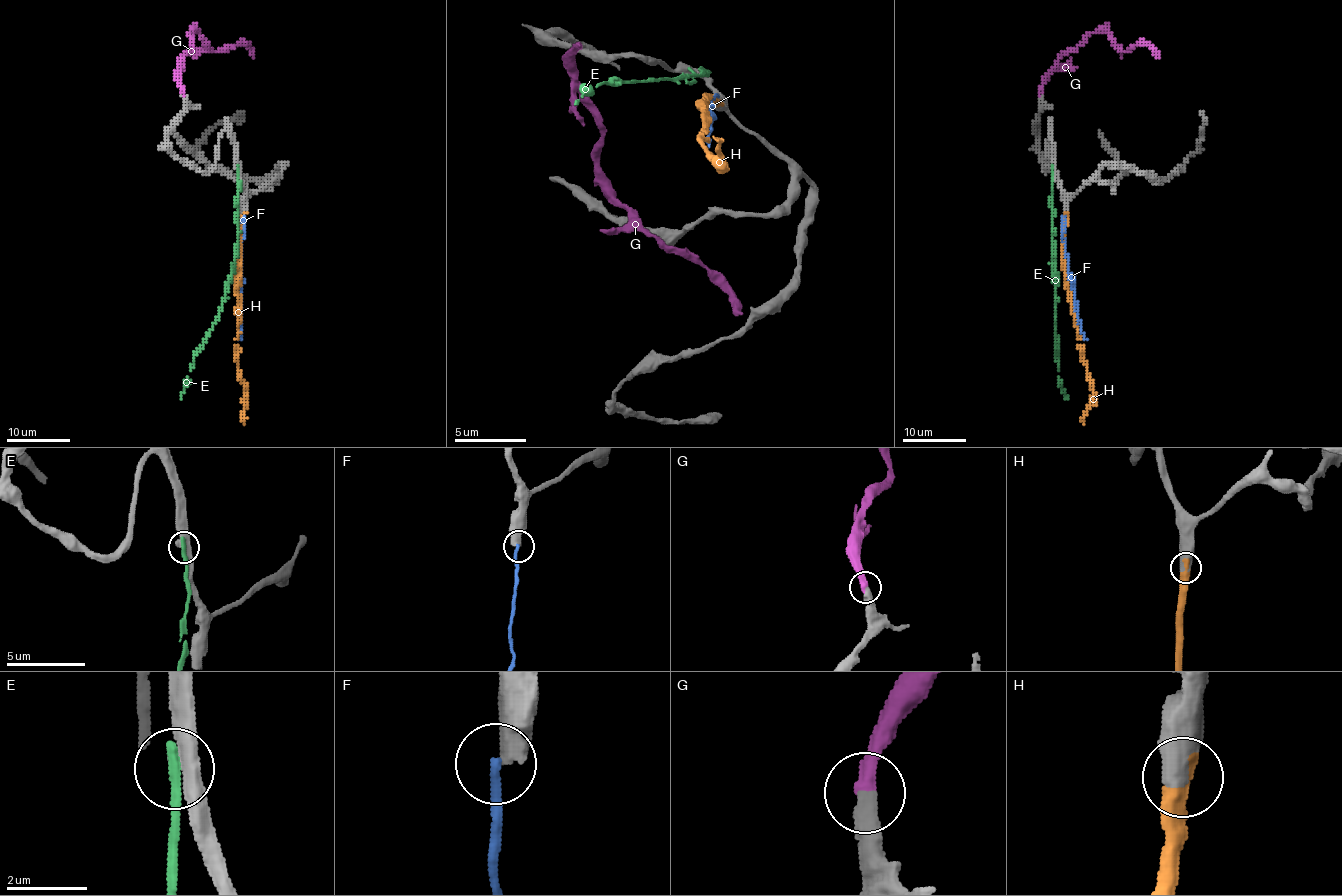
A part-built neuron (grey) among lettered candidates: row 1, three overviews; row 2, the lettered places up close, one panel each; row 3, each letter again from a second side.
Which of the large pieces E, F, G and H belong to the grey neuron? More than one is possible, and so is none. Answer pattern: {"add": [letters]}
{"add": ["G", "H"]}

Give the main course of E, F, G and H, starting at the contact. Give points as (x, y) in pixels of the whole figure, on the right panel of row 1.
E: (1053, 167), (1049, 204), (1056, 357), (1059, 385), (1067, 398)
F: (1062, 216), (1068, 278), (1079, 328), (1086, 339)
G: (1040, 92), (1045, 74), (1062, 55), (1072, 52), (1090, 33), (1106, 32), (1124, 51), (1146, 44), (1158, 59)
H: (1065, 215), (1065, 286), (1081, 360), (1092, 390), (1083, 423)

